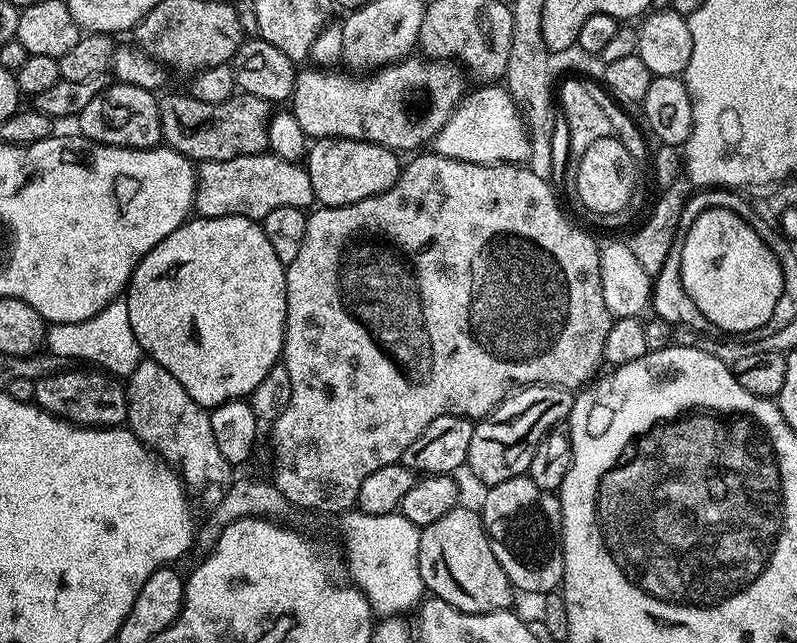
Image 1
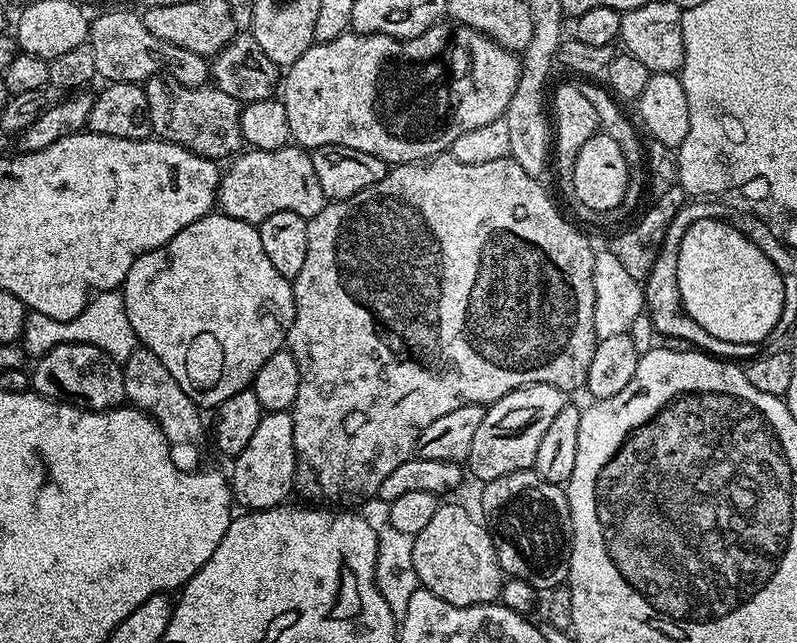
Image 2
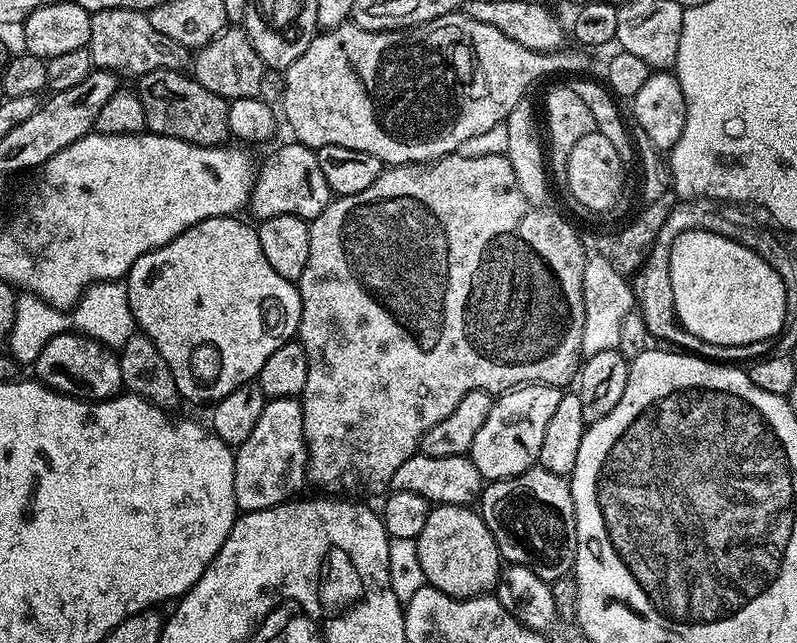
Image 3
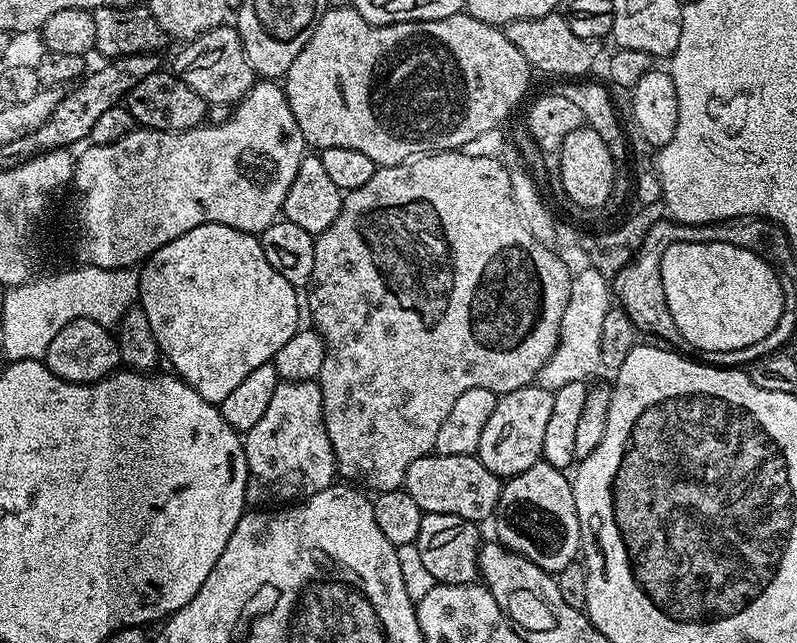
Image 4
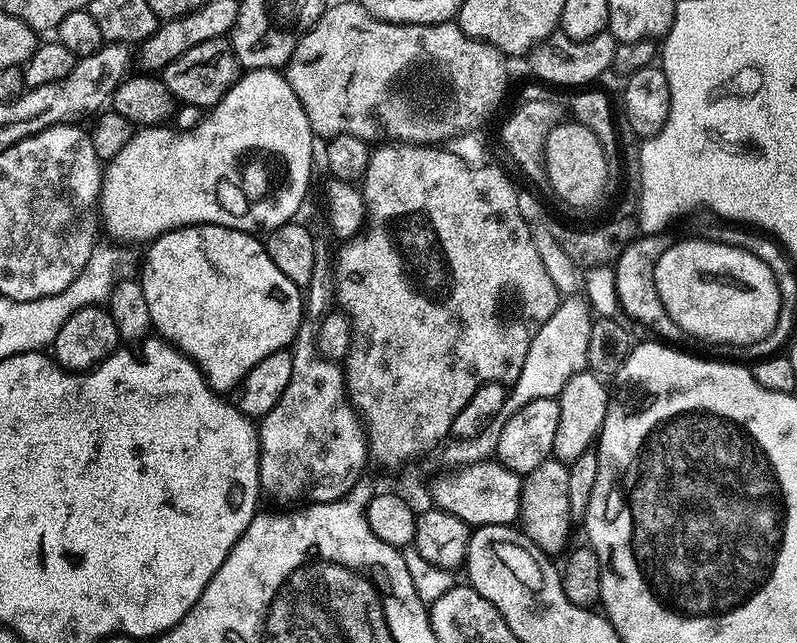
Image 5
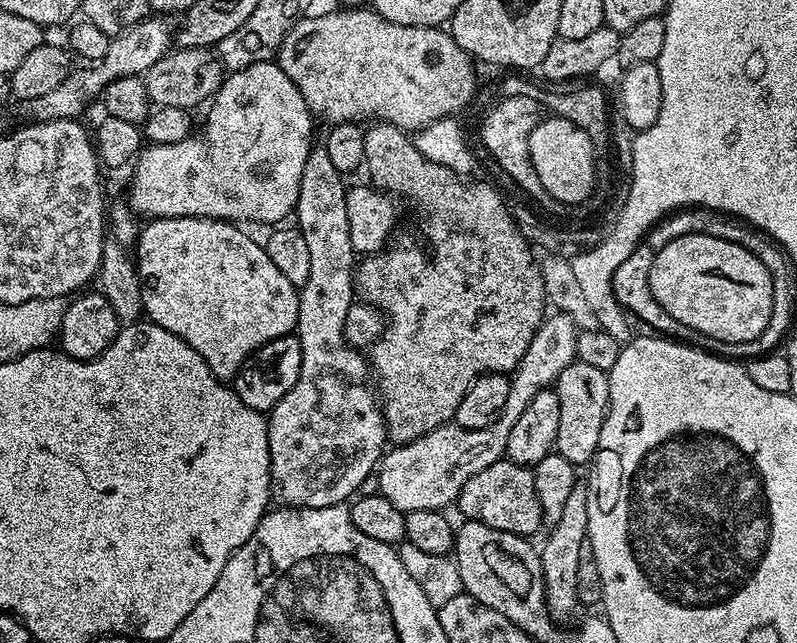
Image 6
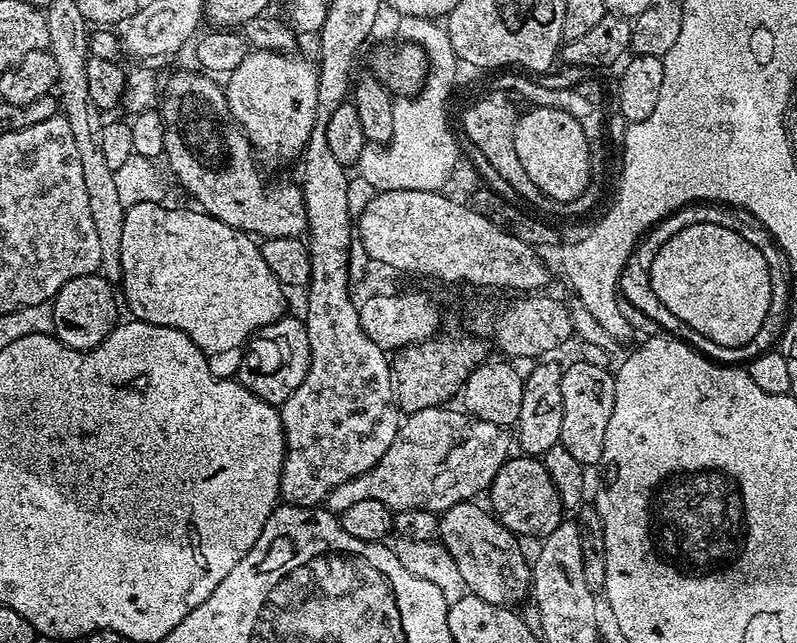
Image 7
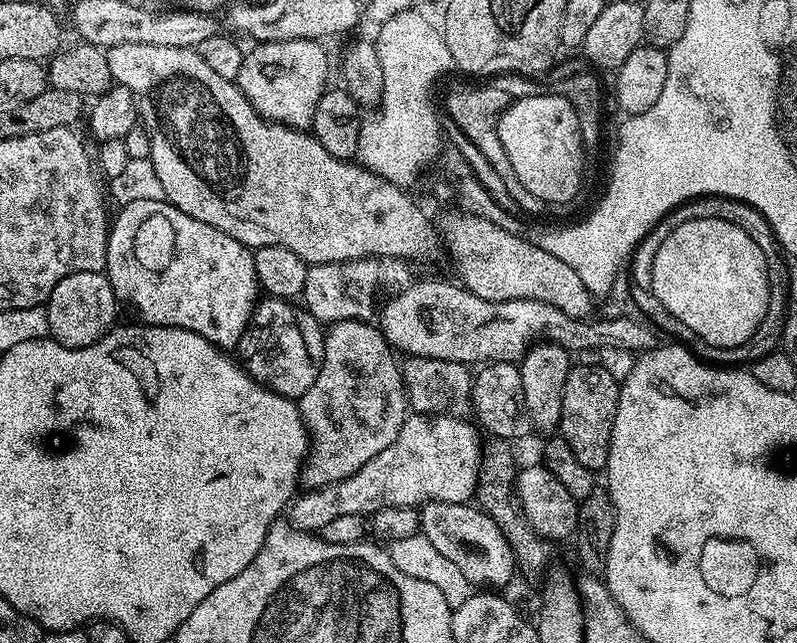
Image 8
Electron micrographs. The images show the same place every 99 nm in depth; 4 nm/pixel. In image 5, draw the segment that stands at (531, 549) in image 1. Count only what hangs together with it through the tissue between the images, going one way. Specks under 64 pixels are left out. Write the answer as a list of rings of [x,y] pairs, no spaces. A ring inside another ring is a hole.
[[[549,458],[542,462],[542,466],[523,477],[520,485],[518,527],[526,538],[530,538],[530,542],[534,542],[534,546],[538,546],[546,553],[557,554],[556,552],[563,553],[569,547],[568,531],[571,530],[572,523],[574,517],[570,510],[568,464],[562,460]]]

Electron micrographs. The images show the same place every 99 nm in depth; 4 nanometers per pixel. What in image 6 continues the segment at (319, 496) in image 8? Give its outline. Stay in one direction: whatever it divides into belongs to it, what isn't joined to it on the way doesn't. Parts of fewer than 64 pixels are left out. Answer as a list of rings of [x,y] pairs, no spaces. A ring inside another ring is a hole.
[[[552,314],[545,319],[534,334],[522,362],[510,376],[510,402],[502,410],[502,418],[488,428],[470,430],[459,428],[455,422],[443,424],[422,438],[414,438],[409,444],[398,444],[385,451],[379,465],[379,495],[390,498],[394,506],[403,512],[414,510],[442,510],[459,499],[462,486],[482,470],[501,460],[506,454],[506,442],[514,422],[530,406],[539,392],[551,389],[558,374],[577,359],[576,340],[578,329],[573,320],[563,314]]]

